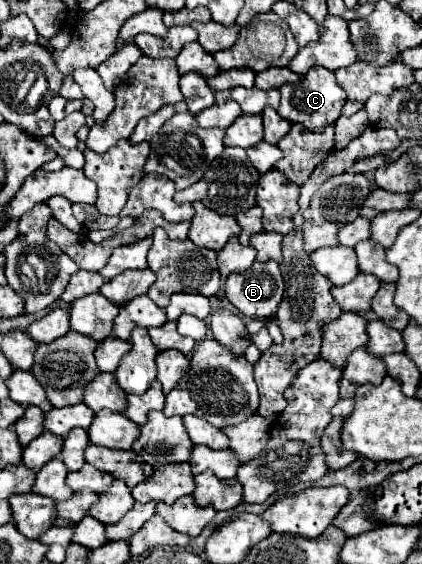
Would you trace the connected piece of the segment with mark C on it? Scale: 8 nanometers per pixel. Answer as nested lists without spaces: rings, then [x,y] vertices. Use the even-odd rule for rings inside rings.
[[[314,66],[312,70],[308,70],[304,74],[304,78],[302,78],[302,82],[298,86],[294,86],[294,84],[280,86],[280,108],[278,108],[278,114],[282,118],[290,120],[290,122],[304,124],[308,130],[320,132],[328,124],[336,122],[344,102],[346,102],[346,92],[336,84],[334,72],[330,72],[330,70],[322,68],[322,66]]]

